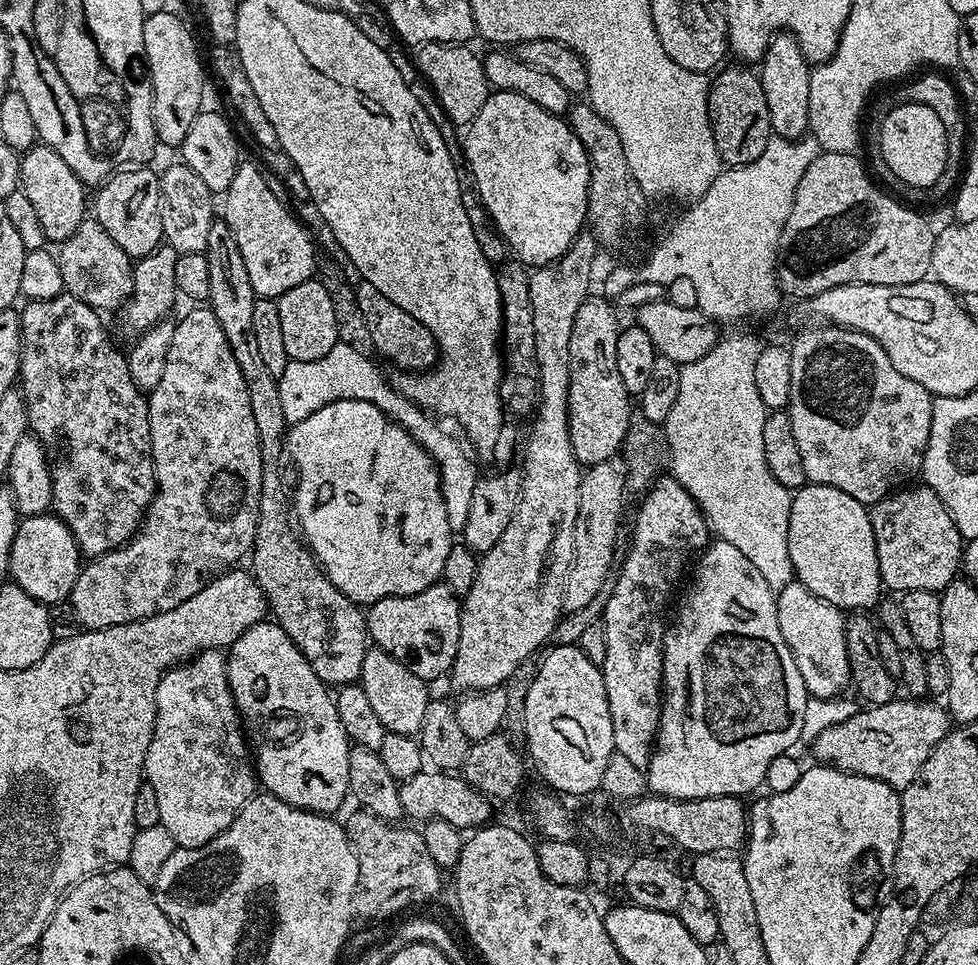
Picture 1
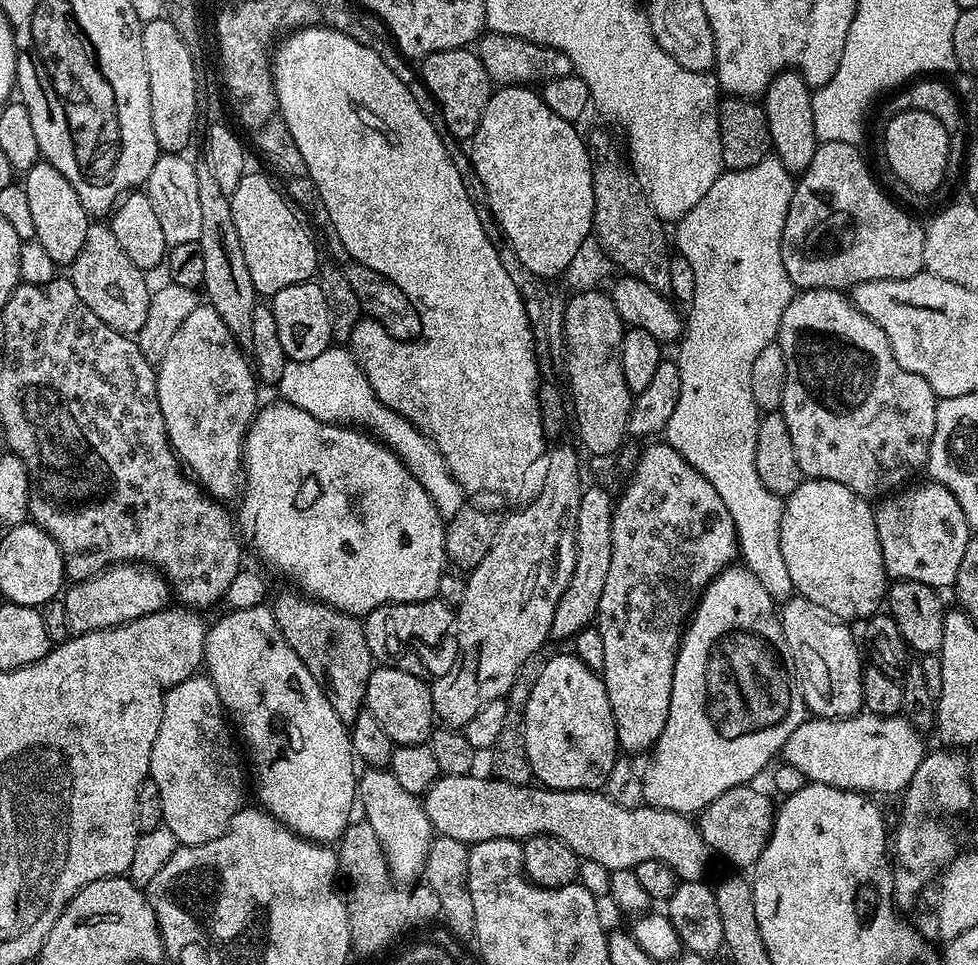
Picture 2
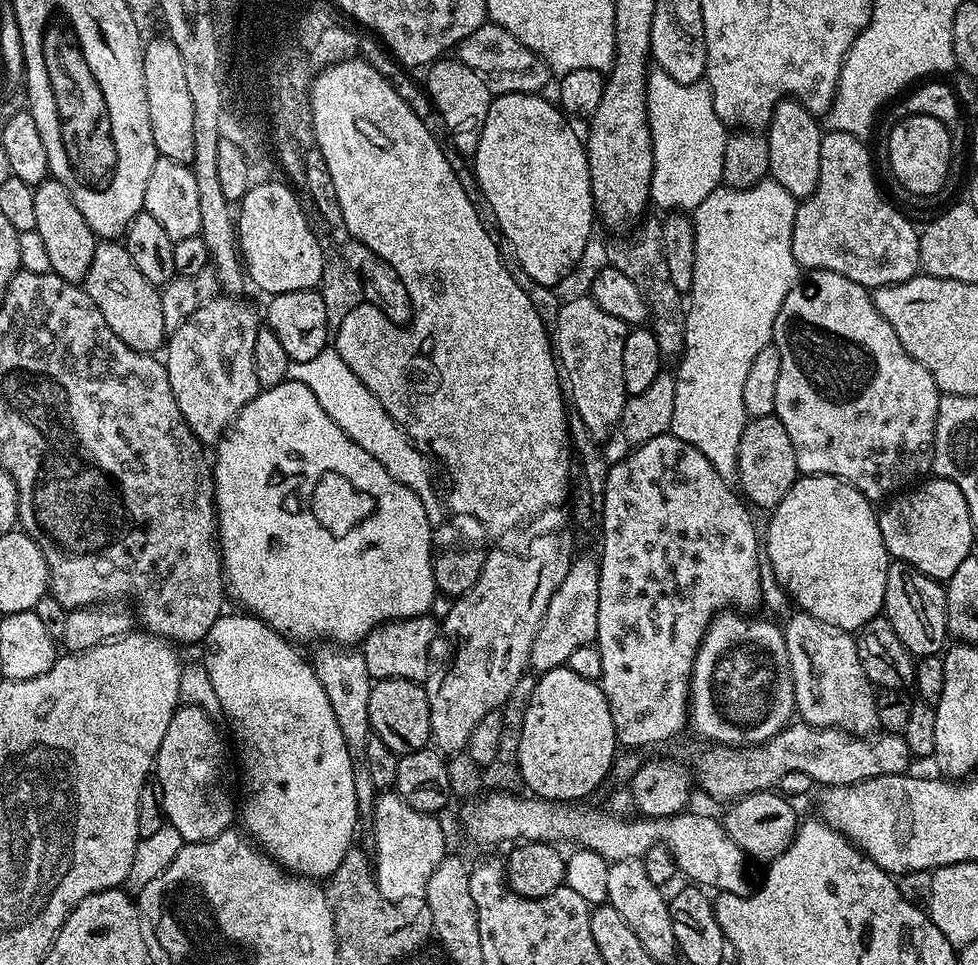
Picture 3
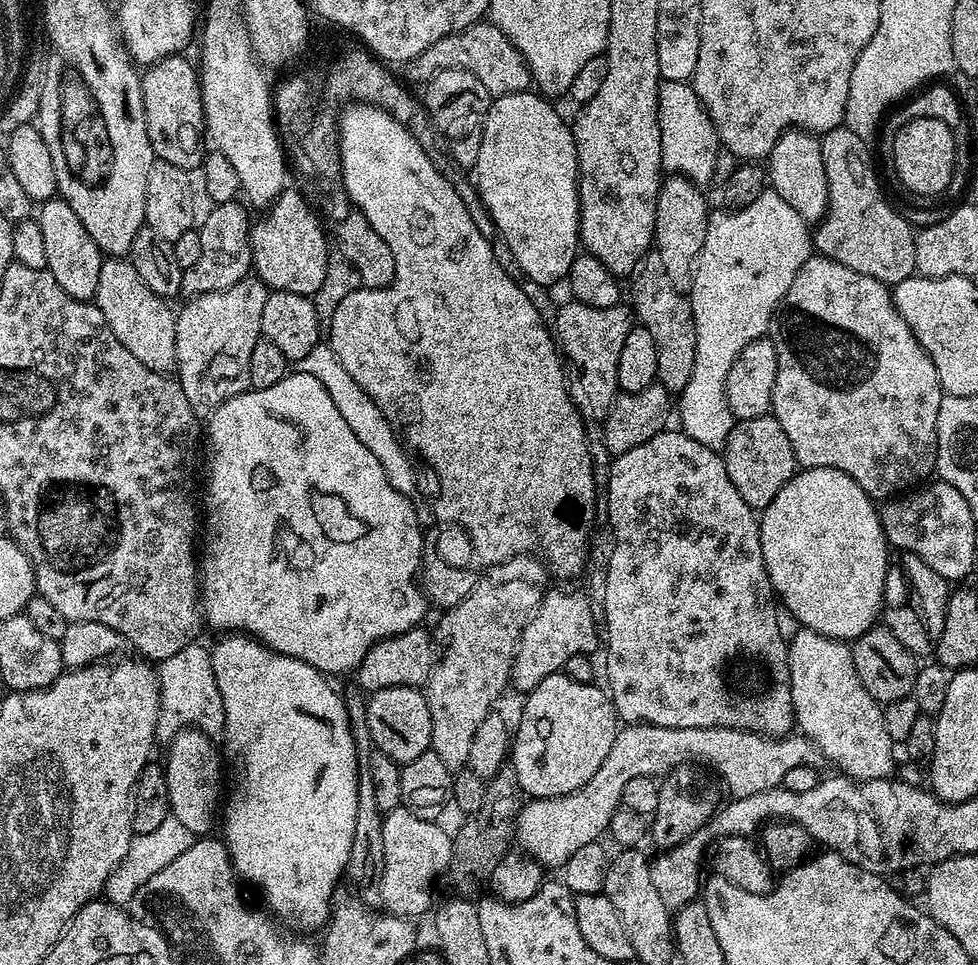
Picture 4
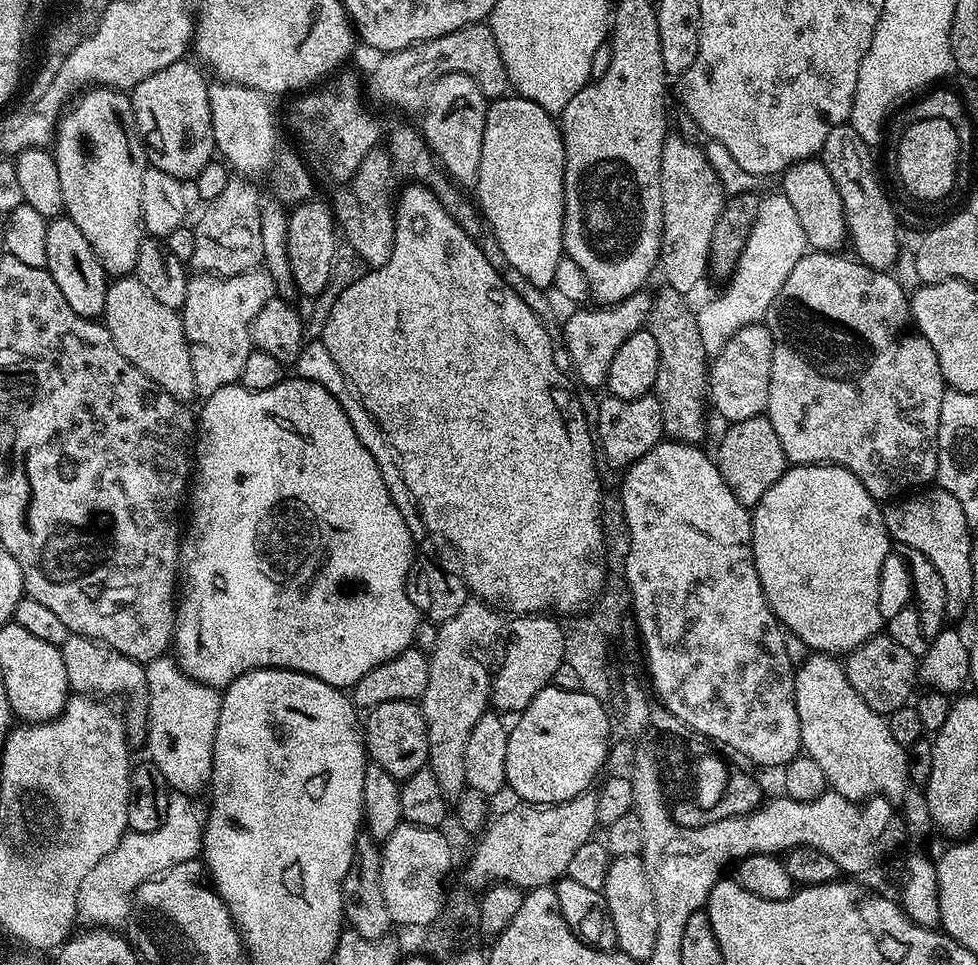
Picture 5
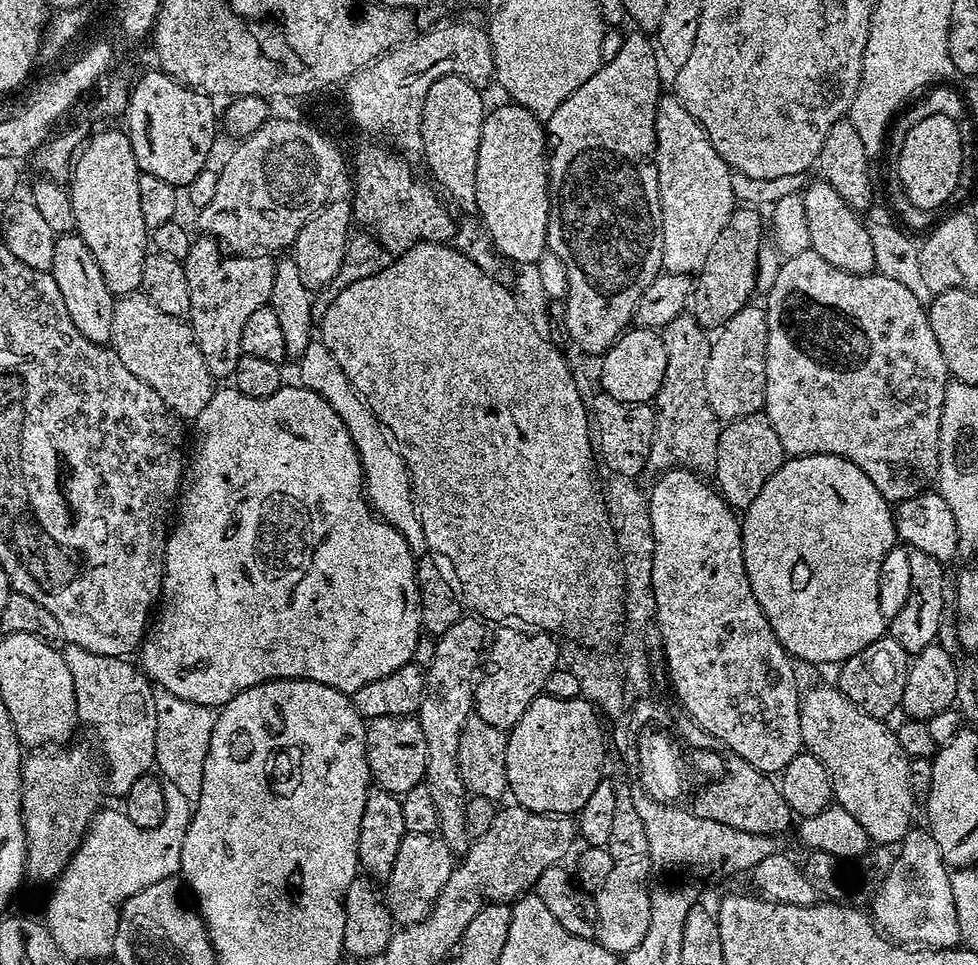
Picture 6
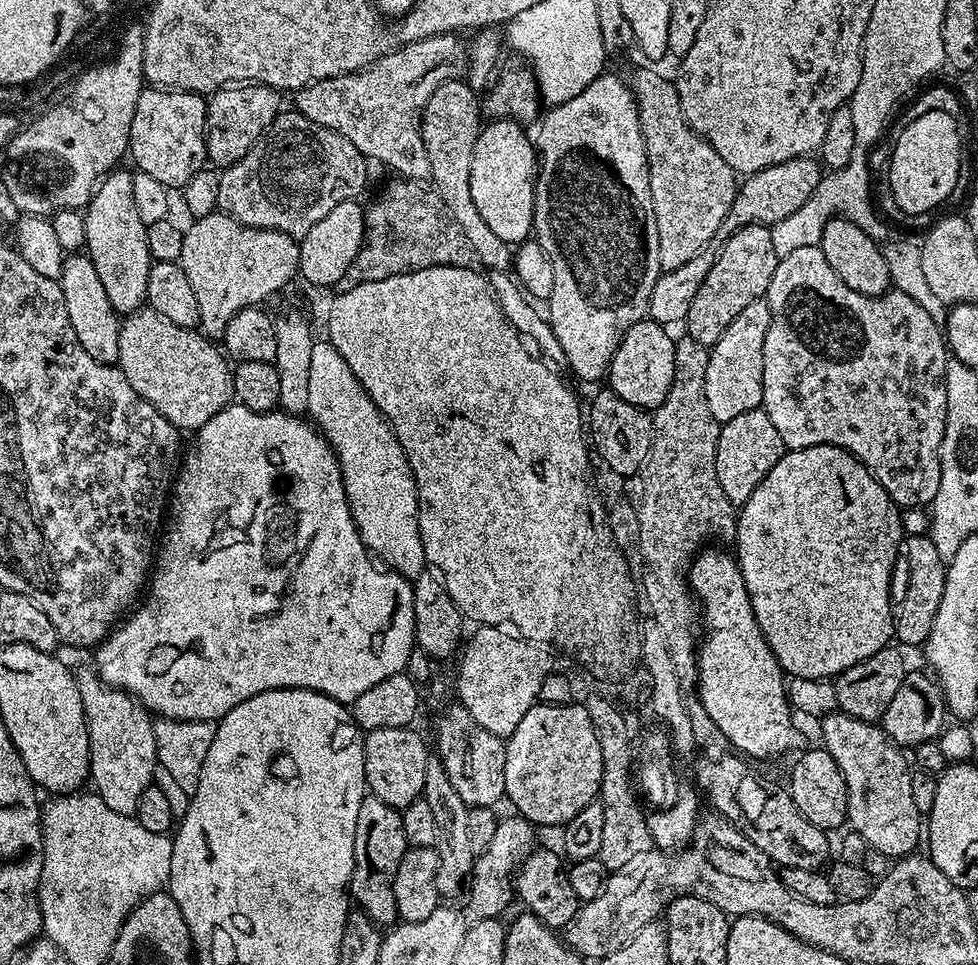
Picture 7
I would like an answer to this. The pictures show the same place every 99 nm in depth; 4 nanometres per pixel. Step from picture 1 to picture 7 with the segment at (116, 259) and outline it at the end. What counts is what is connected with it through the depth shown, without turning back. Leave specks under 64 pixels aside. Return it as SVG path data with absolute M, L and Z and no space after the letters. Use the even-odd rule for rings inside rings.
M145 306L139 312L123 317L118 338L118 366L126 374L126 382L130 382L130 386L134 386L134 390L138 390L138 394L142 394L142 398L146 398L146 402L150 402L150 406L162 414L162 418L169 420L177 430L192 434L197 428L206 426L214 414L234 400L232 368L225 353L212 344L215 343L196 328L174 326L170 318Z

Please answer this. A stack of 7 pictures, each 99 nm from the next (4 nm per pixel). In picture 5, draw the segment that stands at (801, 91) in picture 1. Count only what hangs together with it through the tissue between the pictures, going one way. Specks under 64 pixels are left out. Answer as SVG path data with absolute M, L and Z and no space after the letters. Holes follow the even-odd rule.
M813 158L790 165L782 174L783 180L782 194L790 198L790 206L794 206L798 214L798 223L806 233L809 249L839 253L843 249L840 247L849 243L846 214L834 178L830 178L830 170L826 170L823 159Z

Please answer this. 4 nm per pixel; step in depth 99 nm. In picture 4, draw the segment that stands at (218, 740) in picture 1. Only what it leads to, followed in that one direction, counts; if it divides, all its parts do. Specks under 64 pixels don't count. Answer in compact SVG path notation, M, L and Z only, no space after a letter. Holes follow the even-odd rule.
M185 727L167 745L168 764L163 765L164 777L168 783L168 806L170 814L186 826L194 834L208 834L212 828L212 823L217 823L218 809L222 804L222 792L220 796L220 764L222 768L222 756L212 744L209 735L200 731L197 727Z

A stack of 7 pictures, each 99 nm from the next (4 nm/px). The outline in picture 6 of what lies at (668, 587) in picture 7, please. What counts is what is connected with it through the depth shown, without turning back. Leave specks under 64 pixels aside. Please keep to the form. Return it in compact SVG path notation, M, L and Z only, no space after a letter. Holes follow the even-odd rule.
M688 310L665 326L662 335L666 346L666 374L654 401L656 429L648 468L686 468L697 474L715 473L722 422L714 410L710 410L710 398L706 394L706 361L710 359L712 340Z

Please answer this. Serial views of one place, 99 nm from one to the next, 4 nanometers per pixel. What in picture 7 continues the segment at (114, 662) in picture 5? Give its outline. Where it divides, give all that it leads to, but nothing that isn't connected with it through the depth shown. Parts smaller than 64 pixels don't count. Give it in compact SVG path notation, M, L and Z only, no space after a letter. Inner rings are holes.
M91 667L76 668L74 675L78 694L86 714L86 730L90 738L88 774L96 795L118 814L136 815L142 790L153 783L158 765L154 738L154 716L140 701L123 688L111 688Z

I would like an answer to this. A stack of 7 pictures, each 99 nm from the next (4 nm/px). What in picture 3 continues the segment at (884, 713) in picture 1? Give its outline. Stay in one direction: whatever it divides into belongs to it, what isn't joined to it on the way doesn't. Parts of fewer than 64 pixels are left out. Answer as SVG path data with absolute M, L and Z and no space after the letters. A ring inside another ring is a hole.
M792 722L761 744L708 746L696 764L696 772L694 768L694 780L710 799L731 802L741 796L775 789L780 779L793 770L810 774L817 785L833 788L879 776L899 776L909 771L908 763L913 760L903 735L895 732L865 738L840 728L815 728L813 724Z

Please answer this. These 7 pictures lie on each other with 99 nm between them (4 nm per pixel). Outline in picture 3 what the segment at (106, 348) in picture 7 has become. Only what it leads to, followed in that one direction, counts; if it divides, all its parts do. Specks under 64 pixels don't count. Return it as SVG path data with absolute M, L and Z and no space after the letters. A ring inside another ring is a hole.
M49 178L33 187L34 222L36 233L46 244L47 257L50 258L51 271L57 272L63 280L80 284L86 278L89 264L94 256L98 237L86 226L82 210L74 206L74 198L66 190L62 181Z

